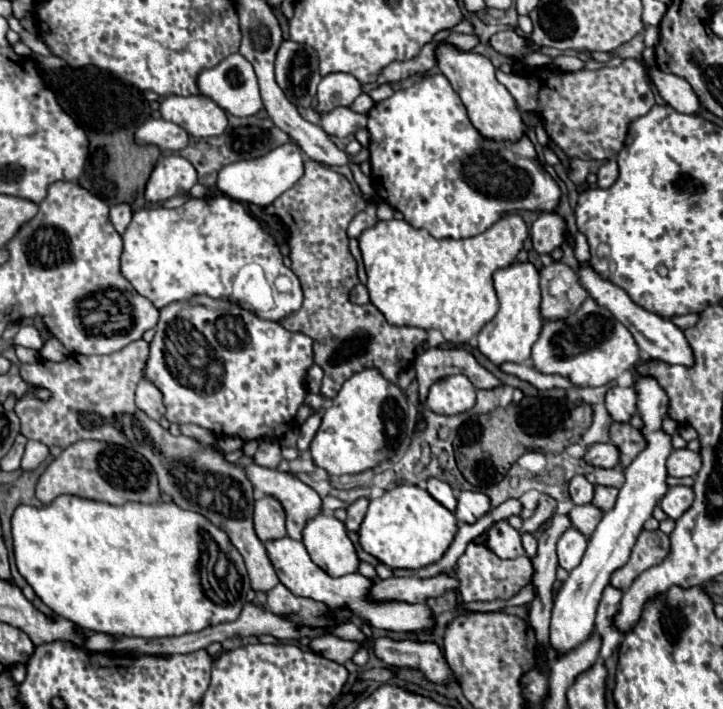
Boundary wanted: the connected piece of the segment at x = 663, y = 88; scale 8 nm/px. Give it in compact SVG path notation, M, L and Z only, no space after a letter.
M650 68L650 76L664 102L670 104L674 110L684 114L698 114L702 110L698 96L684 78L674 74L664 74L656 68Z

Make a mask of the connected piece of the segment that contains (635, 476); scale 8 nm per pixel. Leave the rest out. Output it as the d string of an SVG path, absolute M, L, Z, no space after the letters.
M634 374L634 388L638 394L638 412L644 418L644 428L642 434L648 440L648 448L642 450L634 462L626 468L624 476L626 482L620 488L618 500L612 510L604 514L592 536L588 538L588 548L582 558L582 562L570 572L568 580L562 584L554 598L554 608L552 608L552 622L550 622L550 644L562 654L570 652L570 648L576 648L582 640L590 636L594 630L594 618L596 618L596 608L602 596L602 590L610 582L610 576L614 570L626 564L630 558L630 552L636 544L638 534L642 532L642 526L648 518L652 518L652 510L656 502L666 494L666 458L670 456L672 444L670 436L662 432L662 420L668 418L668 400L666 392L662 392L662 386L656 380L650 378L640 378Z

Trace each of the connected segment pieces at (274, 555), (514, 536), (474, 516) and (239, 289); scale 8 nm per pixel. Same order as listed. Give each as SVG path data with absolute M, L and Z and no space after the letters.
M282 538L282 540L270 540L264 542L268 556L272 560L272 566L280 578L280 582L290 588L290 592L294 592L296 596L304 596L304 598L312 598L318 602L324 602L328 608L348 608L352 612L354 618L380 628L380 630L388 630L388 632L432 632L432 628L436 626L434 614L430 610L430 606L426 602L420 604L408 604L408 602L394 602L394 600L386 600L386 602L374 602L370 600L370 588L372 588L372 580L362 576L362 574L344 574L338 578L328 576L320 566L316 566L304 544L292 538Z
M494 522L486 532L482 532L476 540L476 544L484 544L490 552L494 552L498 558L518 558L524 556L524 548L520 542L520 534L506 522Z
M460 492L454 516L462 522L474 524L480 516L490 510L490 498L482 492Z
M224 194L190 198L180 208L140 208L134 212L130 226L124 232L122 274L130 280L134 290L146 296L156 308L170 302L190 302L192 296L228 298L240 308L254 312L264 320L282 320L302 306L304 294L296 274L284 266L276 240L262 228L246 206Z

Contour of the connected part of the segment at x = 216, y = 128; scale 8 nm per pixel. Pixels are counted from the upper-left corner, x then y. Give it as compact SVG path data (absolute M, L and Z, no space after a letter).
M202 94L166 96L160 102L160 114L164 120L182 126L190 136L196 138L220 136L228 124L226 112L222 112L218 104Z

